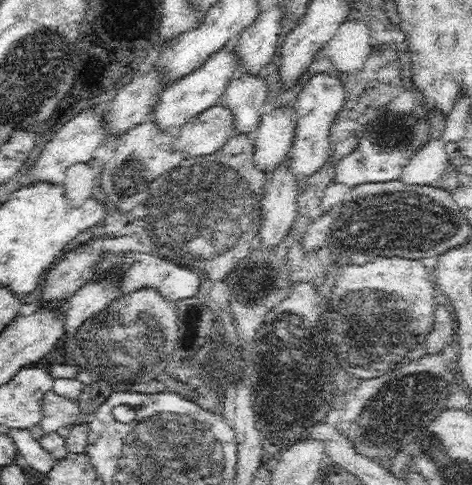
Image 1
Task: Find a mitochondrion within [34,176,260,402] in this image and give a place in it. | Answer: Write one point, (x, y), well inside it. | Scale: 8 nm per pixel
(121, 344)

